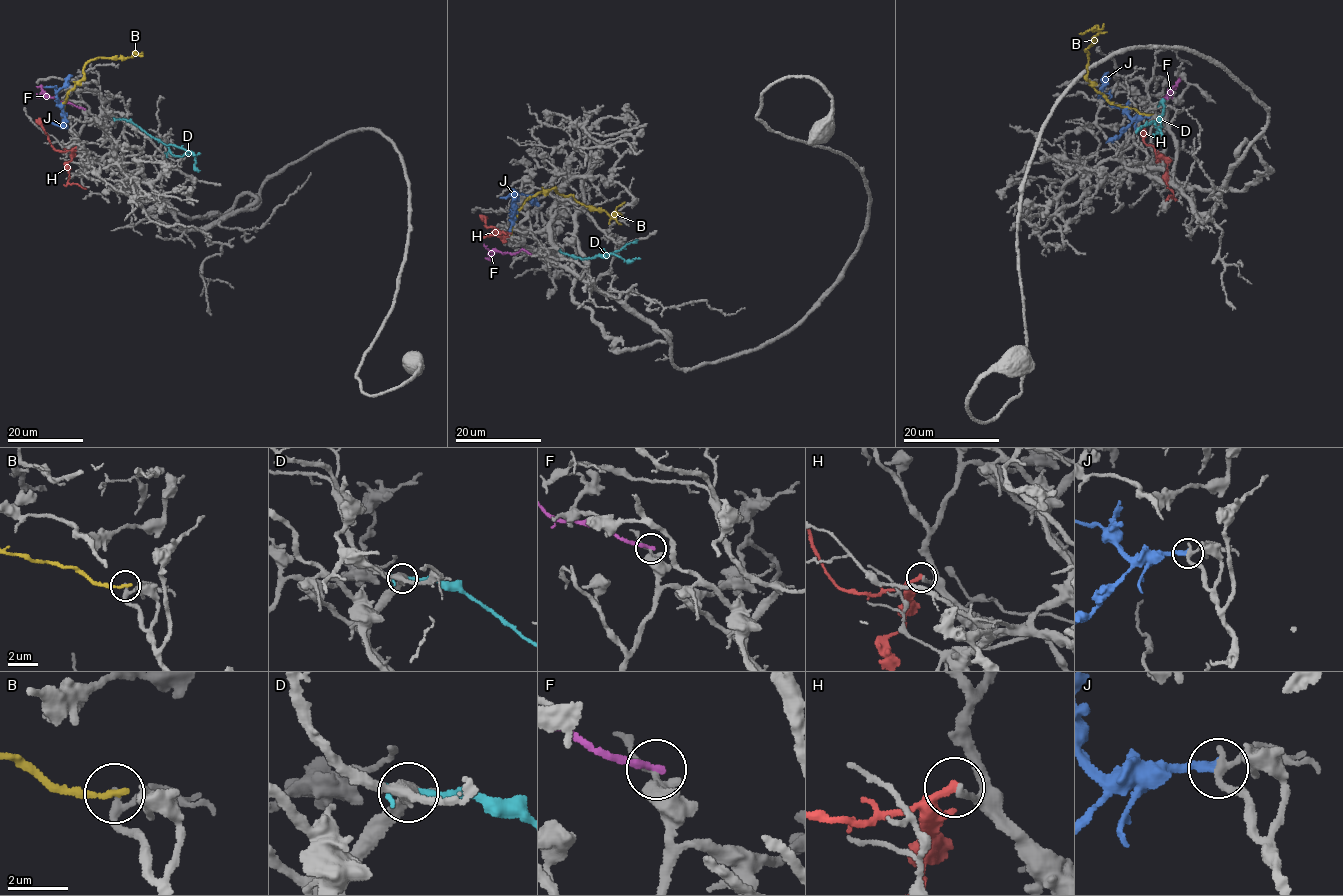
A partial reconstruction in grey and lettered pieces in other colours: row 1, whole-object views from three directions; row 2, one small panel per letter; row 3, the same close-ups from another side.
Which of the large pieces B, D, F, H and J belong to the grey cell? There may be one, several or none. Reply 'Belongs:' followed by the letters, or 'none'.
Belongs: J

